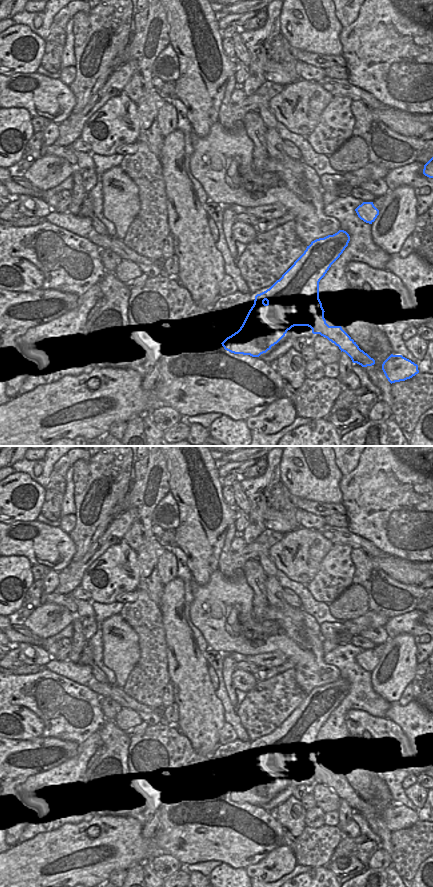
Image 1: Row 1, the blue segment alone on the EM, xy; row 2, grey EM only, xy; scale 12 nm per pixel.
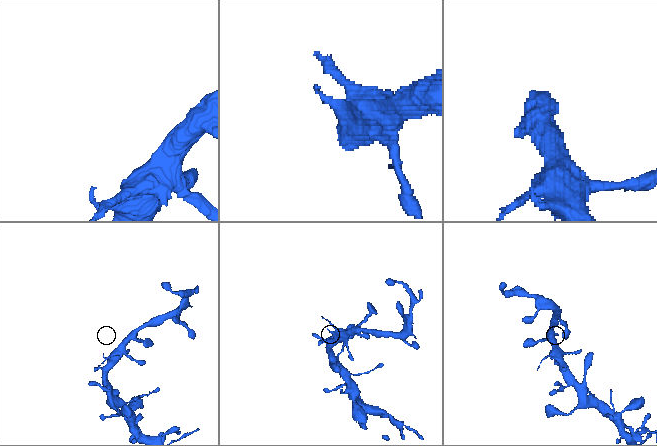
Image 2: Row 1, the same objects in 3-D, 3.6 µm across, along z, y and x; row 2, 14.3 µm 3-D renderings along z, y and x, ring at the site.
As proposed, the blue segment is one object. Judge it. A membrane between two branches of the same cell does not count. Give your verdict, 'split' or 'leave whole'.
leave whole

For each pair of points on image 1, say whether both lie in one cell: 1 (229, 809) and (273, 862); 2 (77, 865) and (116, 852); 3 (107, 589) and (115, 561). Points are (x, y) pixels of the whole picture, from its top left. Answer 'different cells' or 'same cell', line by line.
1: different cells
2: same cell
3: same cell

